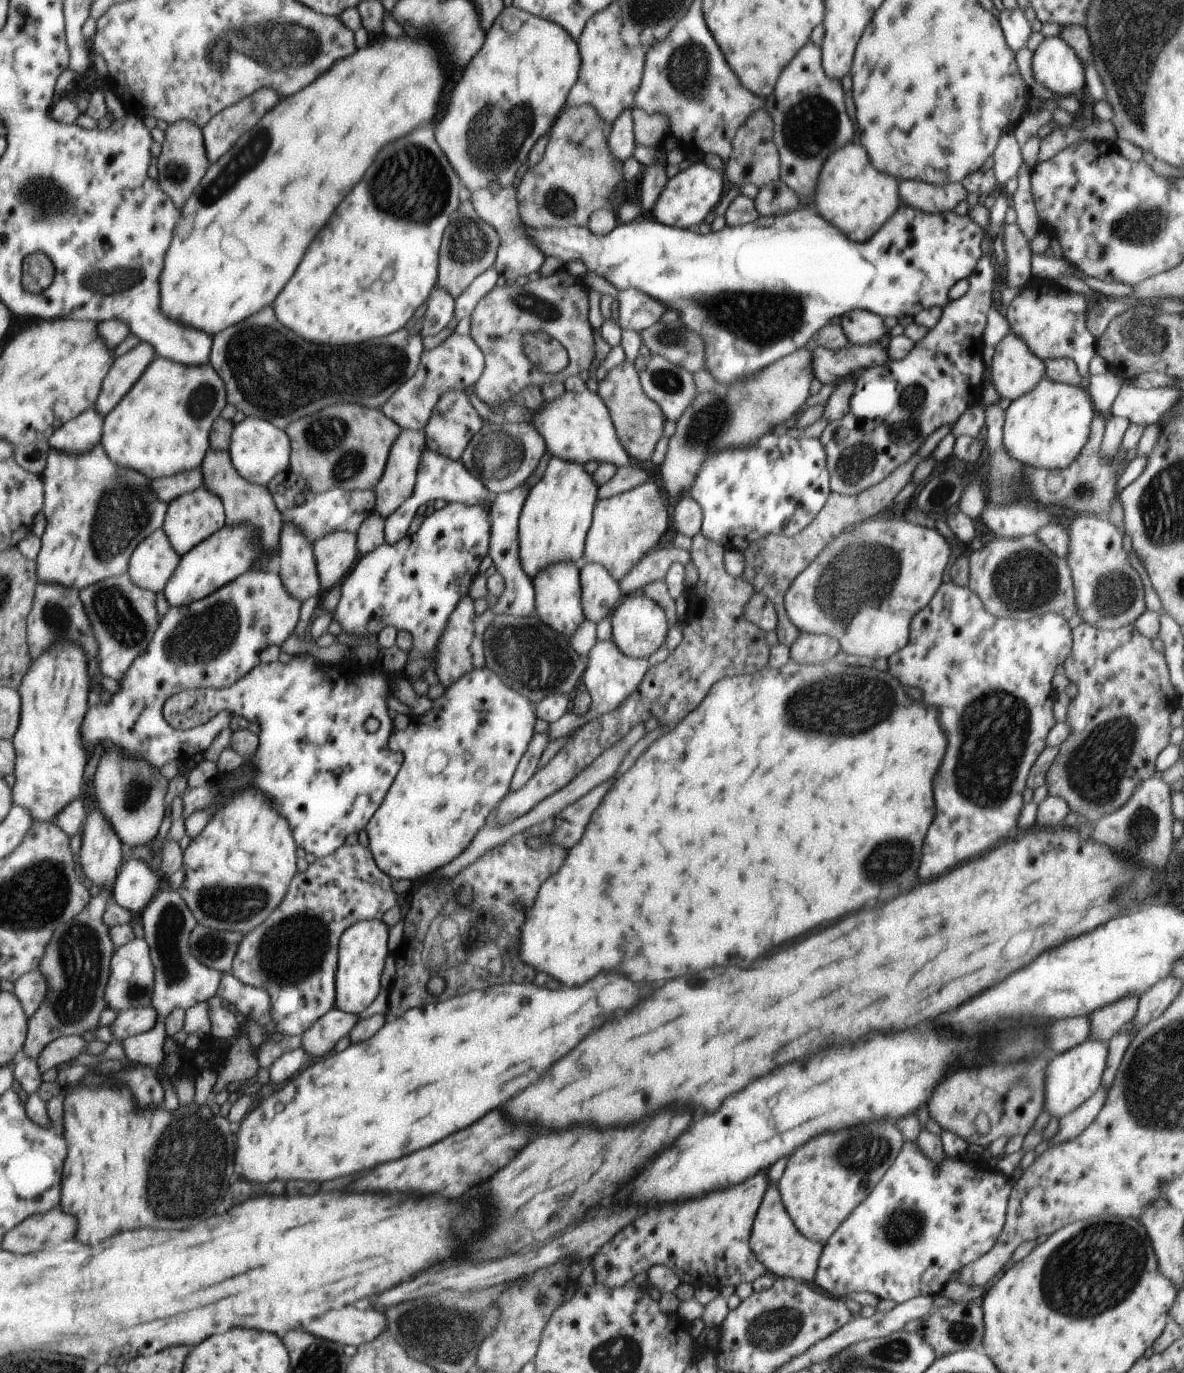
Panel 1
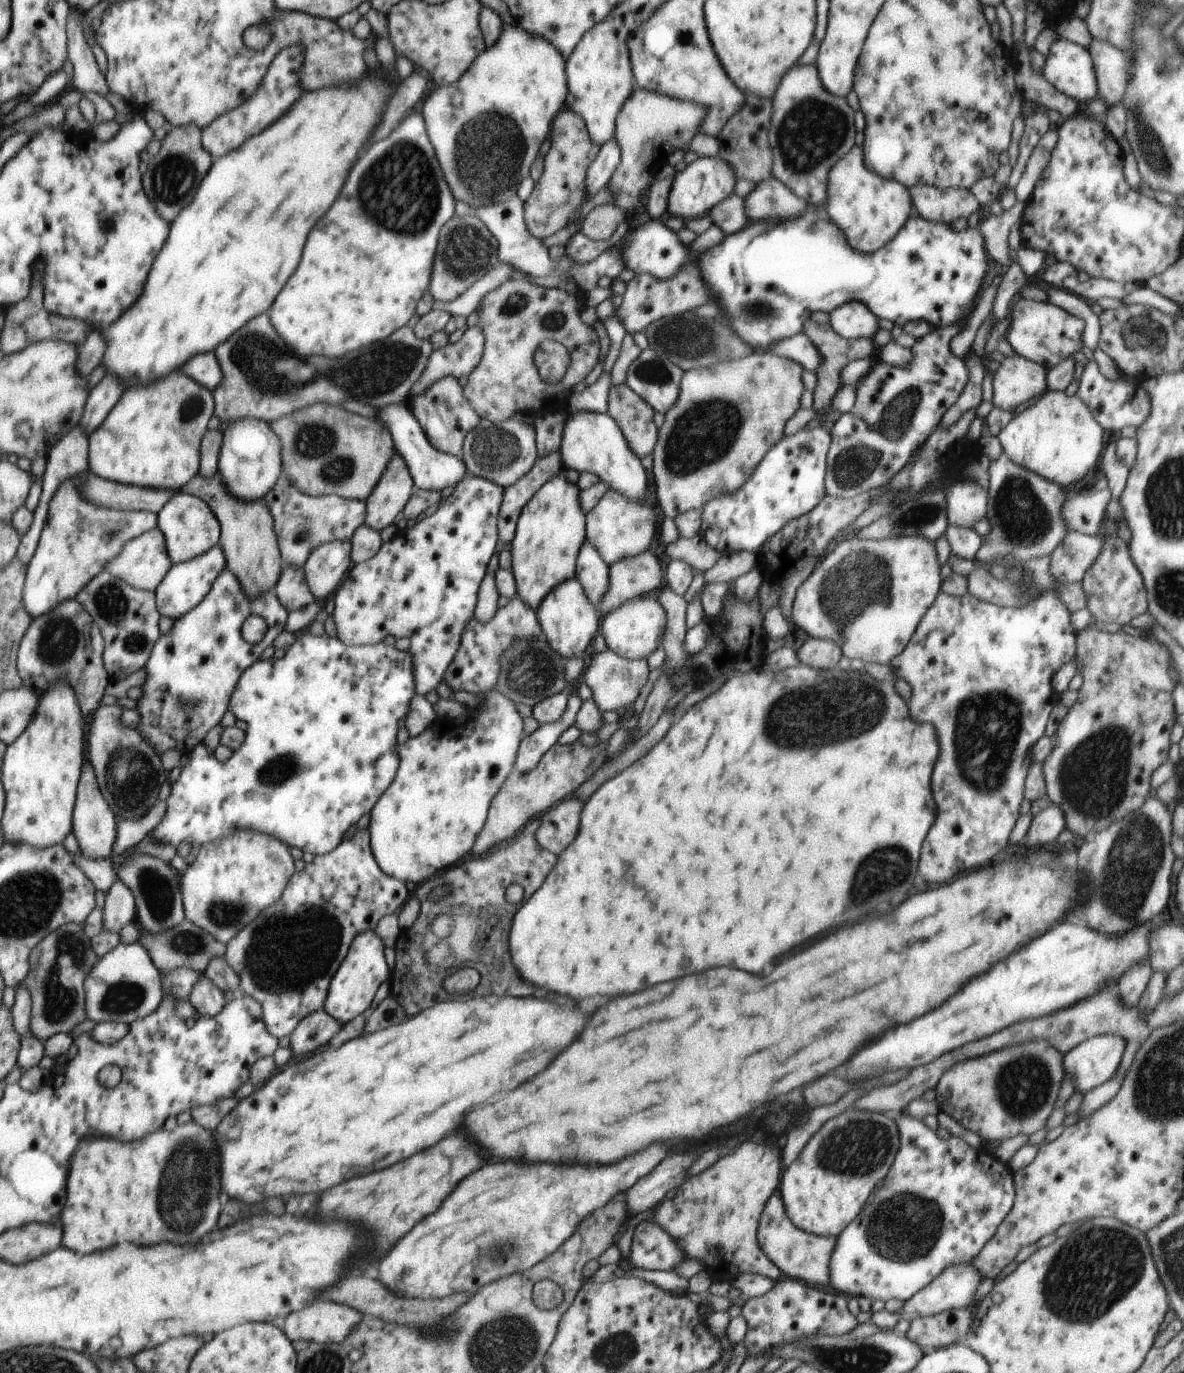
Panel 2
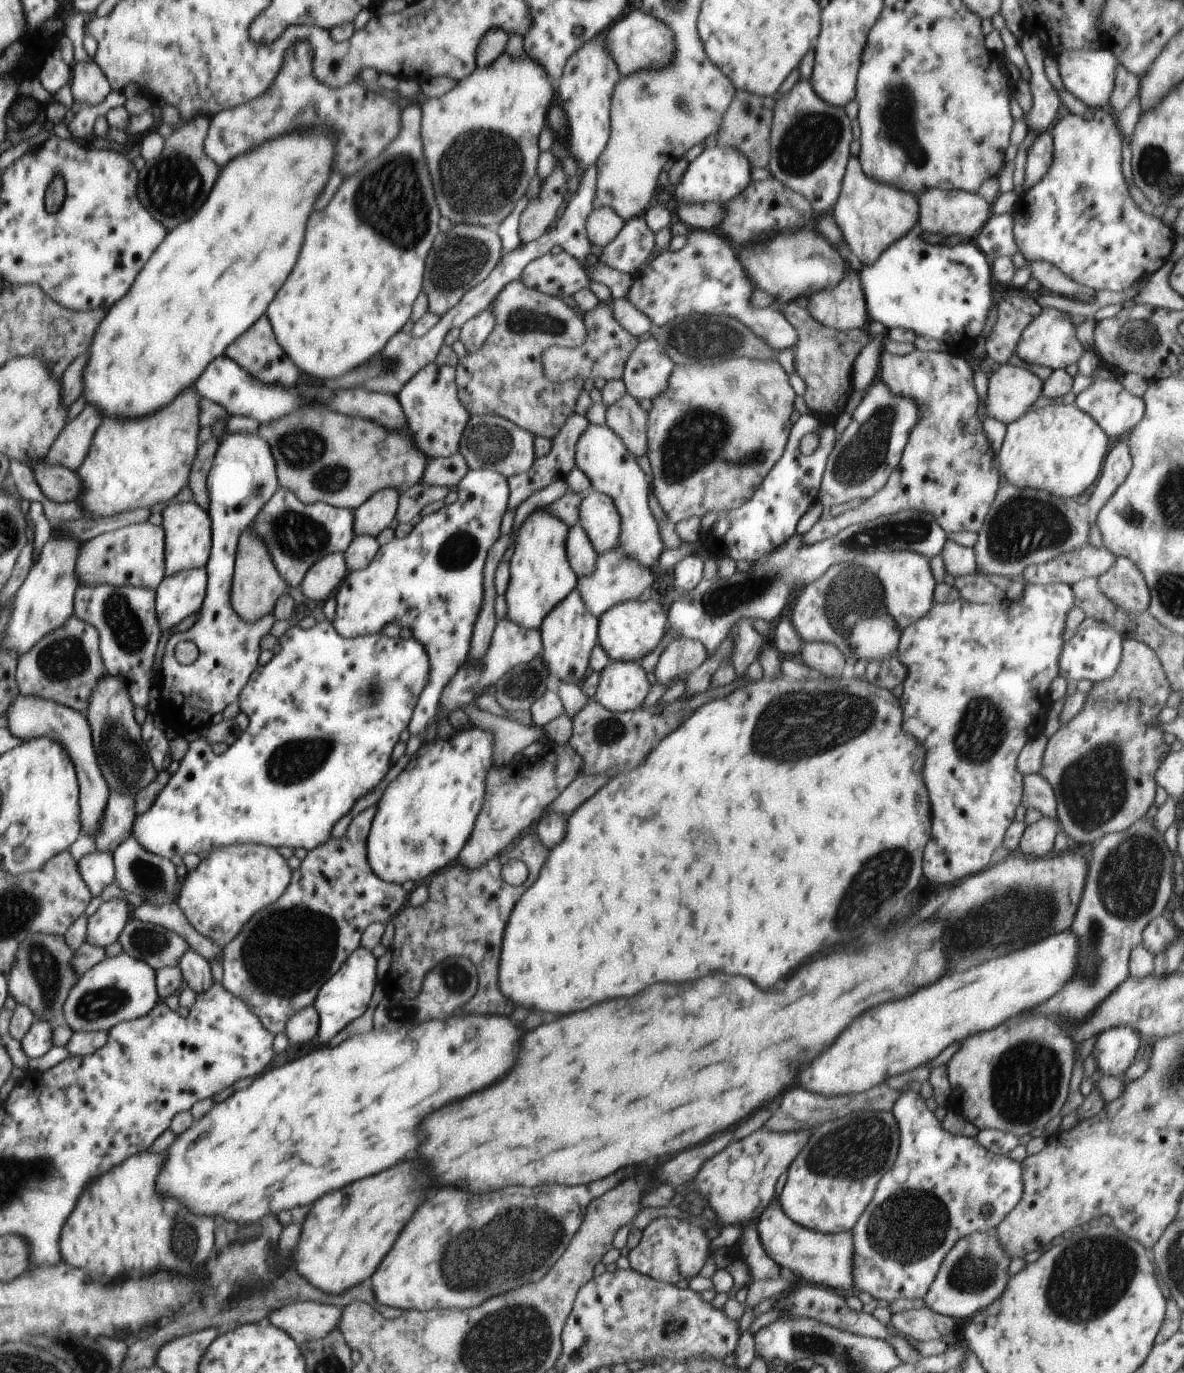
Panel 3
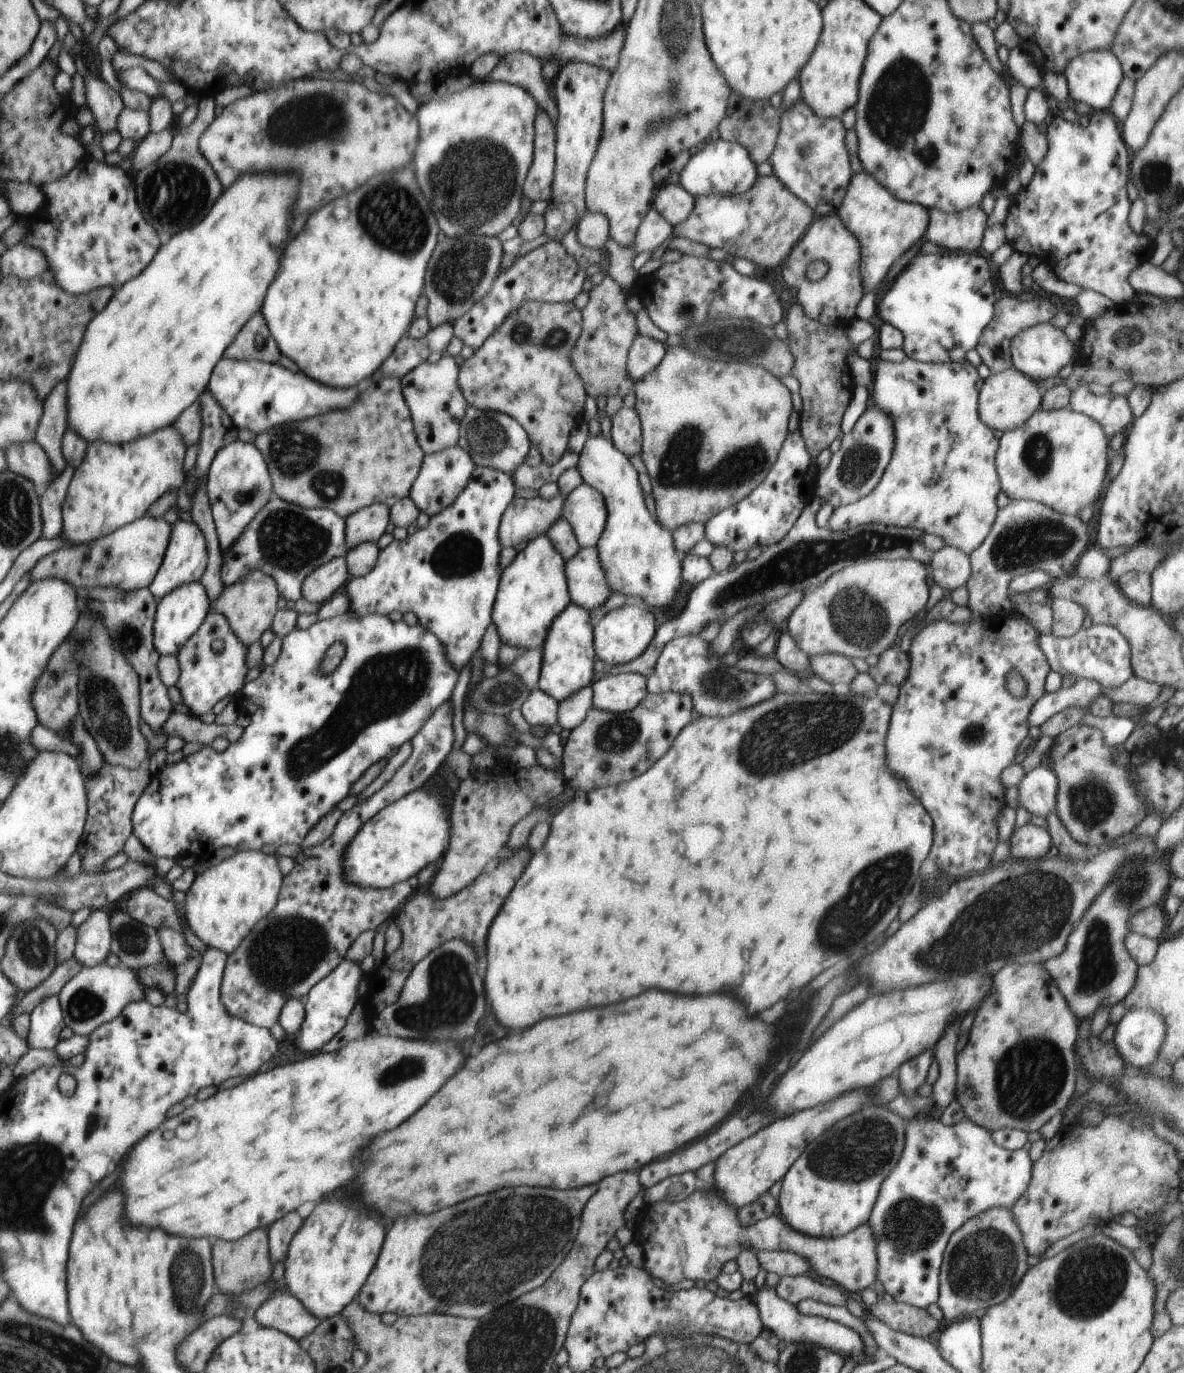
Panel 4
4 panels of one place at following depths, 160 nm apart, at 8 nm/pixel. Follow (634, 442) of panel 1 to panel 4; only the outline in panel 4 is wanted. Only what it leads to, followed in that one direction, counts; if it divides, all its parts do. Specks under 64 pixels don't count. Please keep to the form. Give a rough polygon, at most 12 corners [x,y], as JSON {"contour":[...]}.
{"contour":[[623,406],[611,416],[611,441],[620,452],[641,454],[641,420]]}

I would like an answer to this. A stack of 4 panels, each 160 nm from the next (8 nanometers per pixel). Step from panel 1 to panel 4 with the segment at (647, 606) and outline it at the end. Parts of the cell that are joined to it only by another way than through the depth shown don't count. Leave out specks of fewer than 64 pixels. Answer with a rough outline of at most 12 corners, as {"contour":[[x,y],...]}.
{"contour":[[631,601],[593,625],[597,658],[623,665],[656,634],[655,611]]}

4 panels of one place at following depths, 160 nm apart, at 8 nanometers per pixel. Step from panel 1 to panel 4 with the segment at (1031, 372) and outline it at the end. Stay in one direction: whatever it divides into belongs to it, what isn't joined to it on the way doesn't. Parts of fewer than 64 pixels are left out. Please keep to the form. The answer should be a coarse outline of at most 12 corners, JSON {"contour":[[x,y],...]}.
{"contour":[[1014,367],[984,381],[980,420],[1018,428],[1041,408],[1036,382]]}

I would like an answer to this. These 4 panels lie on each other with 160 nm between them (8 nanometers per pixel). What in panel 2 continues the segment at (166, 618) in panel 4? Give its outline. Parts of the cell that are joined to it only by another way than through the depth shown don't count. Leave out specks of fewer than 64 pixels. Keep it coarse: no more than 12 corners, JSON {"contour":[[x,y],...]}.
{"contour":[[216,545],[173,565],[155,591],[175,621],[199,607],[227,568]]}

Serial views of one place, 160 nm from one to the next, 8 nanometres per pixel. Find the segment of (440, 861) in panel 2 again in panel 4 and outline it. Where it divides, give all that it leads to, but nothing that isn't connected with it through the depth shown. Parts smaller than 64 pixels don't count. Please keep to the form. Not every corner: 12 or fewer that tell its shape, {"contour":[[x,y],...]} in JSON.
{"contour":[[461,780],[422,785],[360,827],[345,879],[388,889],[445,855]]}

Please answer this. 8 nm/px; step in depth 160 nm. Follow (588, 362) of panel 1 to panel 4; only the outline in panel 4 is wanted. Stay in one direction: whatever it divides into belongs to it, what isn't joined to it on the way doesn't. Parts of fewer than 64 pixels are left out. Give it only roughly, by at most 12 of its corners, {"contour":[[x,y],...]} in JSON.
{"contour":[[524,301],[459,368],[544,462],[587,397],[573,301]]}

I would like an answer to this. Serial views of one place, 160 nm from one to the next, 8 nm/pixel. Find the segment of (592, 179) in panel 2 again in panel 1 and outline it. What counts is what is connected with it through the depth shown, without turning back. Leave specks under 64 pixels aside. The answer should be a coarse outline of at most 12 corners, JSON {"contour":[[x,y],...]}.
{"contour":[[632,109],[618,116],[608,136],[608,150],[624,163],[636,147]]}

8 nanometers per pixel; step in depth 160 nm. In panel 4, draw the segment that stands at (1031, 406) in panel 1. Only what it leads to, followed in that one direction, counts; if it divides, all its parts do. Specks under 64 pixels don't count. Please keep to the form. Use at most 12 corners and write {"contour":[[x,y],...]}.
{"contour":[[1070,406],[999,438],[1010,499],[1096,512],[1110,445]]}

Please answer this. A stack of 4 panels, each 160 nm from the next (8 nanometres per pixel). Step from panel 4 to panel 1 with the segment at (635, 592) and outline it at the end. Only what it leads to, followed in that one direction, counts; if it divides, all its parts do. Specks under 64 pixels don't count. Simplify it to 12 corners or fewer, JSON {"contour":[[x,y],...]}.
{"contour":[[564,391],[531,424],[558,460],[630,466],[597,393]]}

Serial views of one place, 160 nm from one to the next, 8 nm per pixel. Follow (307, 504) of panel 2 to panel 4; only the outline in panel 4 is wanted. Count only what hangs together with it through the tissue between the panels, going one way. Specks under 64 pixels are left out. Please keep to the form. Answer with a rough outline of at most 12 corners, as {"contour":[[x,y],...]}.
{"contour":[[276,493],[230,544],[226,586],[252,569],[292,605],[346,556],[345,519]]}

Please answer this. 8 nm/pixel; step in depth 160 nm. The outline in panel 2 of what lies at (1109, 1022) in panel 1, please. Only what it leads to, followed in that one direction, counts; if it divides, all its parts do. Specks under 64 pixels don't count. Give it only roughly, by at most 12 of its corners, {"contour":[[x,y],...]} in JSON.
{"contour":[[1150,962],[1124,972],[1115,990],[1124,1006],[1137,1006],[1151,978]]}

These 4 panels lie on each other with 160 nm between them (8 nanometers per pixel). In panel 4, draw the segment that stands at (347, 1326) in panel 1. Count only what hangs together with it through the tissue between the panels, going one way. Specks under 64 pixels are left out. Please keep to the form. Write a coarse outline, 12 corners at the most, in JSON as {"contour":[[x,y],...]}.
{"contour":[[272,1295],[256,1311],[262,1327],[299,1341],[320,1324],[301,1300]]}

